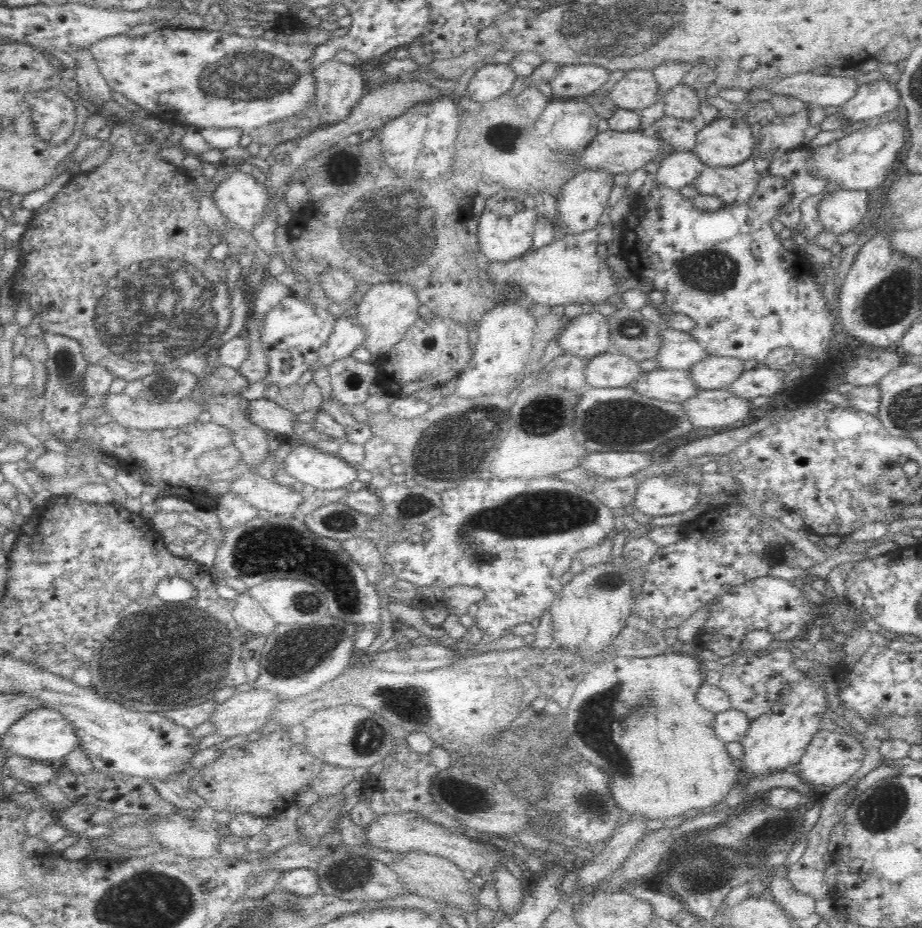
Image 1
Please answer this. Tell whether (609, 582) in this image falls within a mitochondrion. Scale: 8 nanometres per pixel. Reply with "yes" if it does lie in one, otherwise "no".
yes

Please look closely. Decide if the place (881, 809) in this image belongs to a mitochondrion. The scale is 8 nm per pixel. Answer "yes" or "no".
yes

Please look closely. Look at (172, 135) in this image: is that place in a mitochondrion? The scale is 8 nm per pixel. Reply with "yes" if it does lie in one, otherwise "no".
no

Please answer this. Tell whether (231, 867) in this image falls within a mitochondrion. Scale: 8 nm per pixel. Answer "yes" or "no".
no

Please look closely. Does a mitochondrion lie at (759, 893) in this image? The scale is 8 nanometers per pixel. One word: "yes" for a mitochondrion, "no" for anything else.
no

